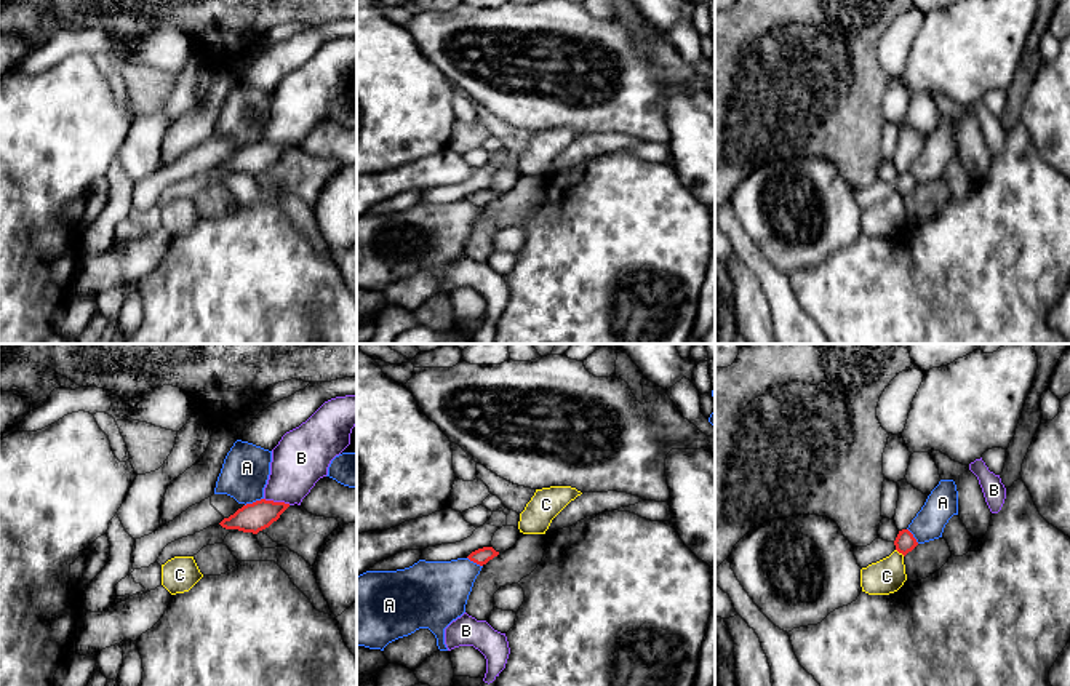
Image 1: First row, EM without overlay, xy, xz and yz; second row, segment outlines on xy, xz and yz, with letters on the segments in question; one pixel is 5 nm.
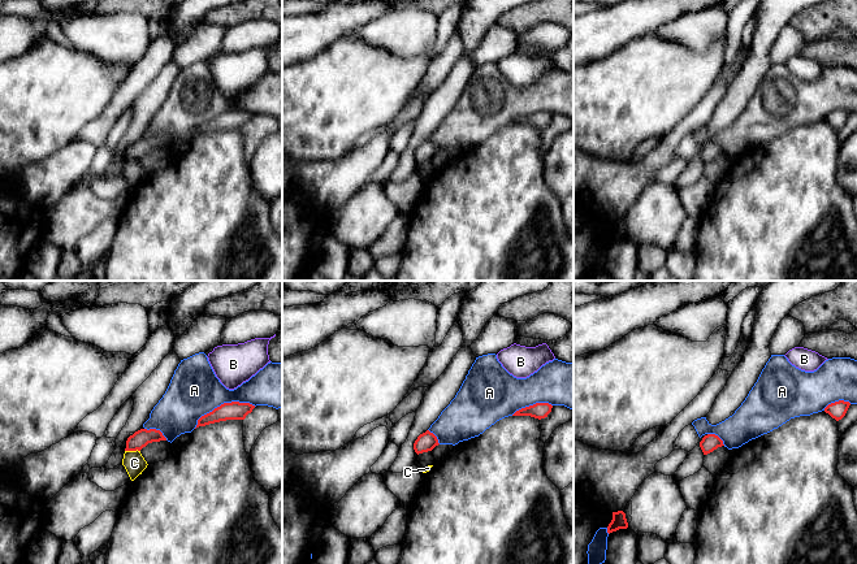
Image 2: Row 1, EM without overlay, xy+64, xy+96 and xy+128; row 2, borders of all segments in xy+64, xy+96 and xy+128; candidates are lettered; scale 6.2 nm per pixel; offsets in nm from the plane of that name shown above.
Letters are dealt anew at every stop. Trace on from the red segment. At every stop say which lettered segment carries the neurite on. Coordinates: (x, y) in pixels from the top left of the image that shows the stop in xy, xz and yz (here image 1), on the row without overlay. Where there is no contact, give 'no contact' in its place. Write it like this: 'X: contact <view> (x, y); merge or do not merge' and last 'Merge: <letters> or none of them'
A: contact xy (253, 144); do not merge
B: contact xy (277, 144); do not merge
C: contact yz (901, 194); do not merge
Merge: none of them

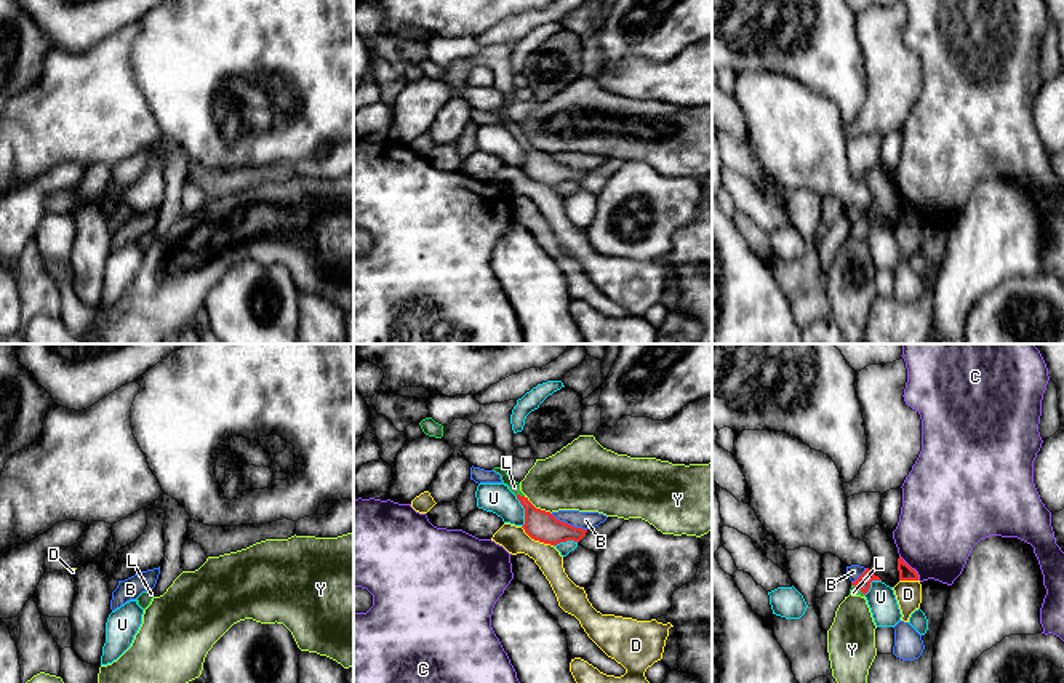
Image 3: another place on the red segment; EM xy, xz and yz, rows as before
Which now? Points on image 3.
B: contact xz (567, 165); do not merge
C: contact yz (911, 210); do not merge
D: contact xz (536, 181); do not merge
L: contact xz (519, 136); merge
U: contact xz (525, 154); do not merge
Y: contact xz (538, 151); do not merge
Merge: L

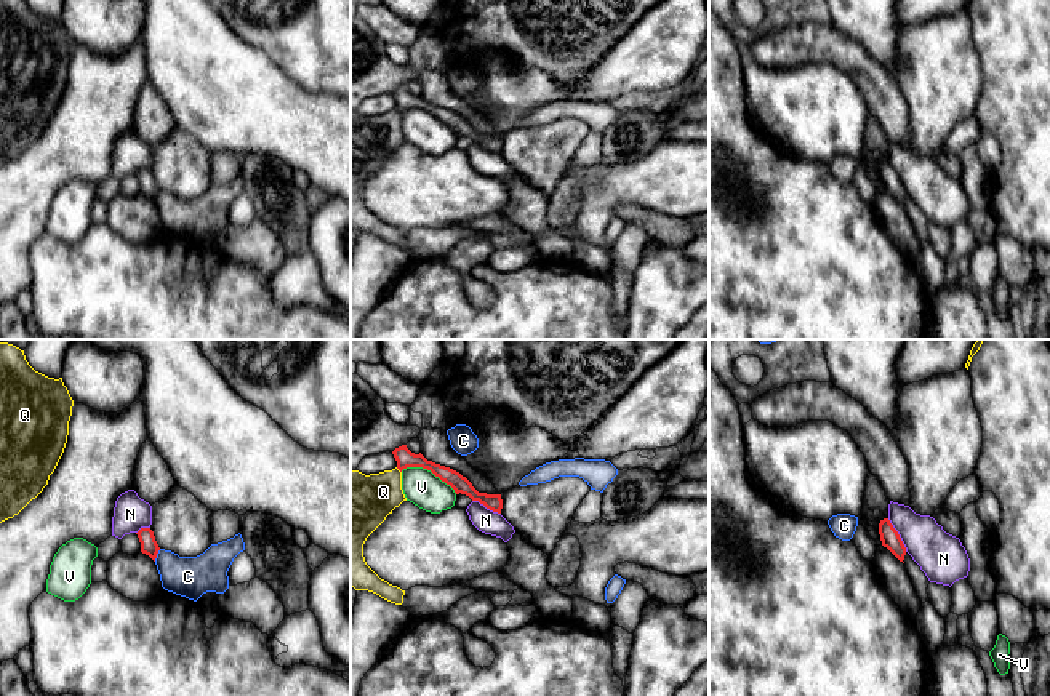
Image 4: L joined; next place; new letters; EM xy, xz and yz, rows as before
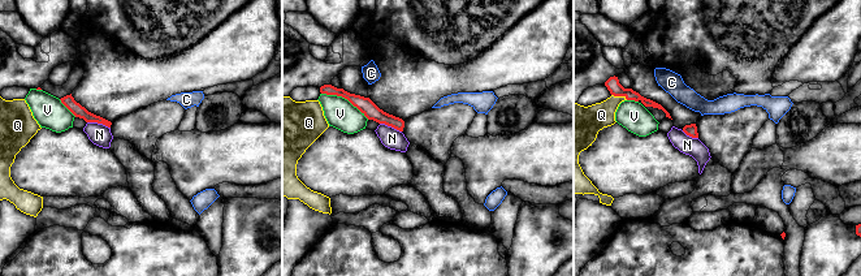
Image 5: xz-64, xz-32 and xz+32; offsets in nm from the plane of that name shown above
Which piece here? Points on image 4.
C: contact xy (156, 197); do not merge
N: contact yz (898, 176); merge
Q: contact xz (399, 111); do not merge
V: contact xz (429, 111); do not merge
Merge: N

